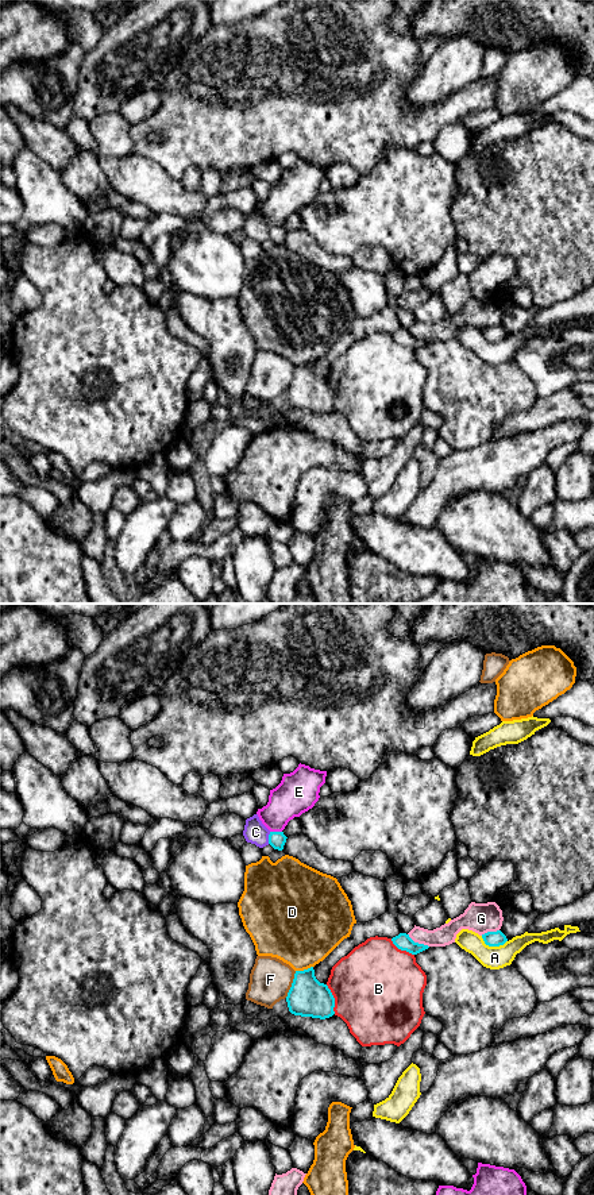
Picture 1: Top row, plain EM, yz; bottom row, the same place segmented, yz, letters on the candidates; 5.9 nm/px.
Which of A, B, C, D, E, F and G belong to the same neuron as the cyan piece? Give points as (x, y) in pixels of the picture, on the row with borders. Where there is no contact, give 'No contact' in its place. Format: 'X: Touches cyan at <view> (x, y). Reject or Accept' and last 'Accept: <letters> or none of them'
A: Touches cyan at yz (493, 945). Reject
B: Touches cyan at yz (334, 999). Reject
C: Touches cyan at yz (269, 837). Accept
D: Touches cyan at yz (304, 970). Reject
E: Touches cyan at yz (276, 832). Reject
F: Touches cyan at yz (292, 985). Reject
G: Touches cyan at yz (417, 943). Reject
Accept: C

